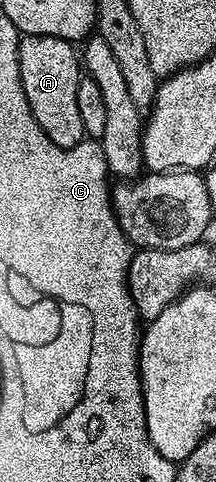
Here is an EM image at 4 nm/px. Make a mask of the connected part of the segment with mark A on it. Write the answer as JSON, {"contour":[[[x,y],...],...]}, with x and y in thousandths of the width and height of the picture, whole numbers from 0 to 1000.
{"contour":[[[102,73],[83,85],[83,124],[111,201],[130,201],[148,243],[167,243],[185,268],[222,276],[222,293],[282,305],[343,305],[380,295],[398,270],[370,253],[370,226],[352,218],[370,114],[347,91],[278,77]]]}

